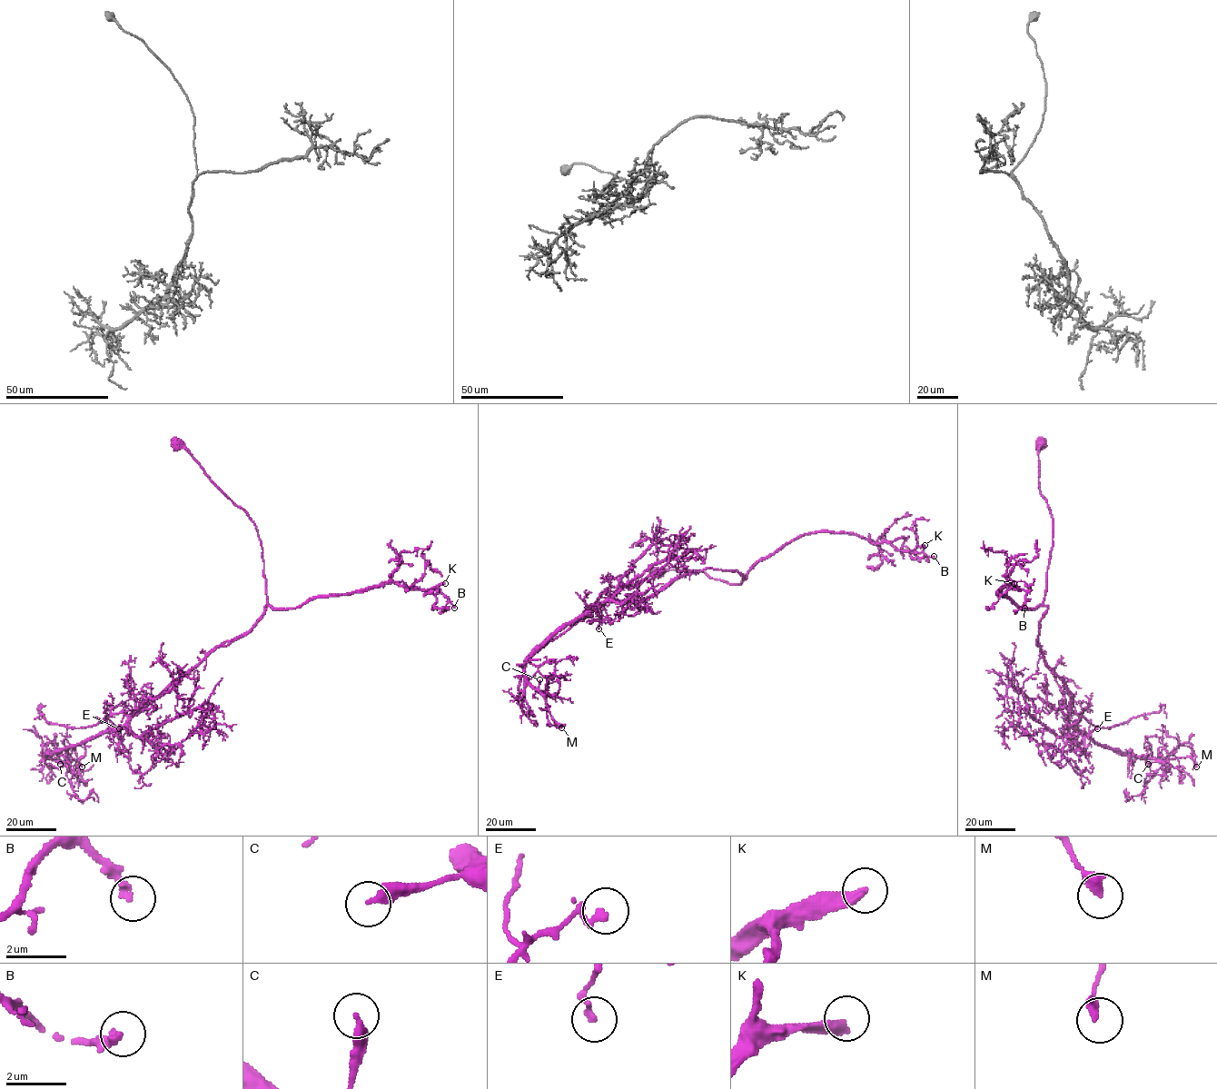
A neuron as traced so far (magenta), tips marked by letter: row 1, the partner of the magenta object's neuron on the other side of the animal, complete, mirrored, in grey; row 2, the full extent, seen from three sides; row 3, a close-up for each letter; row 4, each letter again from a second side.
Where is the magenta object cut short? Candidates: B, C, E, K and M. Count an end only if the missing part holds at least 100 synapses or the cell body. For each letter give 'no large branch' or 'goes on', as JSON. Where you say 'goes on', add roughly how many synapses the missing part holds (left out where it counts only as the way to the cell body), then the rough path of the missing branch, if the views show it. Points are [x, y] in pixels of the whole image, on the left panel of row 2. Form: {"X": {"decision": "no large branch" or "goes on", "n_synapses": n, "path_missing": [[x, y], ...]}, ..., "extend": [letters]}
{"B": {"decision": "no large branch"}, "C": {"decision": "no large branch"}, "E": {"decision": "no large branch"}, "K": {"decision": "goes on", "n_synapses": 180}, "M": {"decision": "no large branch"}, "extend": ["K"]}

